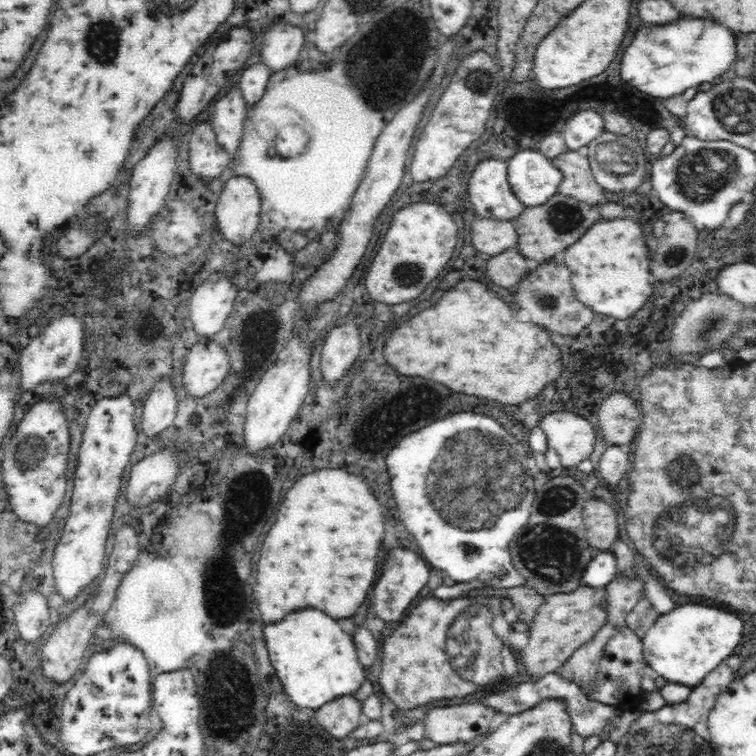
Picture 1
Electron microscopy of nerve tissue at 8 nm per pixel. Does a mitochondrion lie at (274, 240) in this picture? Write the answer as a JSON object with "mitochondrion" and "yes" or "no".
{"mitochondrion":"no"}

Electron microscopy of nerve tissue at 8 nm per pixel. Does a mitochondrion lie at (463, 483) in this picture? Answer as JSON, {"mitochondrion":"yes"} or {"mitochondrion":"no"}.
{"mitochondrion":"yes"}

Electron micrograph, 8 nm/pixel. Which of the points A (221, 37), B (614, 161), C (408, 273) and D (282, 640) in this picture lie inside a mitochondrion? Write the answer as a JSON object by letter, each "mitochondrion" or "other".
{"A":"other","B":"mitochondrion","C":"mitochondrion","D":"other"}

